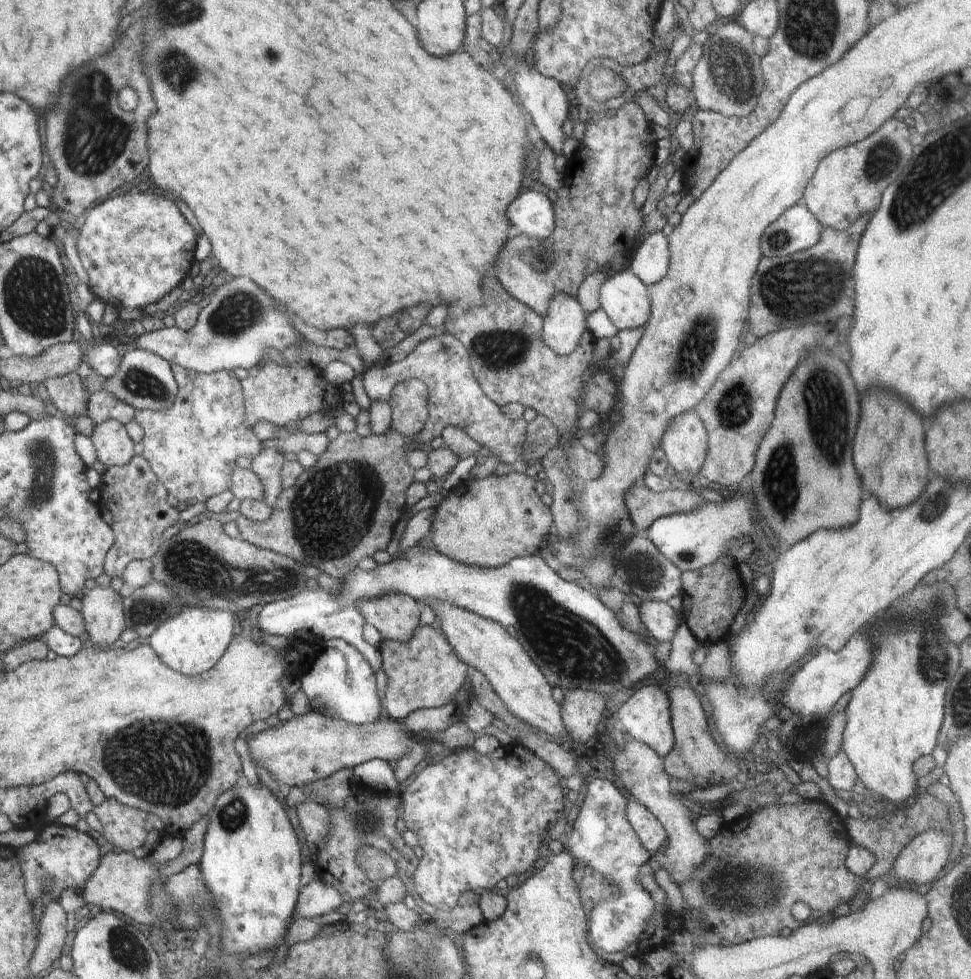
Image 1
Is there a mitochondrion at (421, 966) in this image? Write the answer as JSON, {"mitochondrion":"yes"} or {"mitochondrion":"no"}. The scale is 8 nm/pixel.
{"mitochondrion":"yes"}

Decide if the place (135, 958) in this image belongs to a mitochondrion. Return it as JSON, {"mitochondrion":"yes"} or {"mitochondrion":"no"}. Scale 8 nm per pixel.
{"mitochondrion":"yes"}

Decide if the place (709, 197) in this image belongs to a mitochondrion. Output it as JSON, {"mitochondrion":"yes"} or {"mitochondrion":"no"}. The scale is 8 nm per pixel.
{"mitochondrion":"no"}

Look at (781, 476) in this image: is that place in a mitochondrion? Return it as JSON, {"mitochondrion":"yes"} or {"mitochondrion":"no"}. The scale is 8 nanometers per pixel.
{"mitochondrion":"yes"}

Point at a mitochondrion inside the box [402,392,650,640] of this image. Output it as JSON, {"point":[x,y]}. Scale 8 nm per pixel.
{"point":[609,537]}

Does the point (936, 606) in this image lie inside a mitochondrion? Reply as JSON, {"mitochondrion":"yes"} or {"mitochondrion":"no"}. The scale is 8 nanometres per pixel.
{"mitochondrion":"yes"}

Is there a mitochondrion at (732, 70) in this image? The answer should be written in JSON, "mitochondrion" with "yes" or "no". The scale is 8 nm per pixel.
{"mitochondrion":"yes"}

